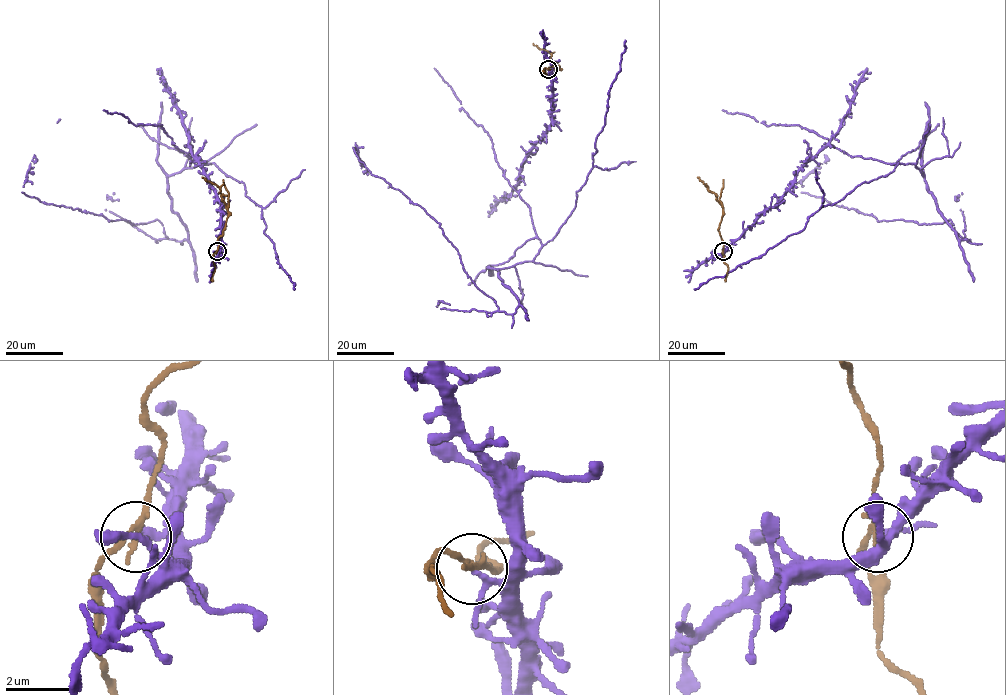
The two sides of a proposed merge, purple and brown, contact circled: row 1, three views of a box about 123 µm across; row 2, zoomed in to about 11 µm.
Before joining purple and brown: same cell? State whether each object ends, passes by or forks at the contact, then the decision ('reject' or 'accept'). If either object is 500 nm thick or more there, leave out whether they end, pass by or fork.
purple passes by; brown passes by; reject

